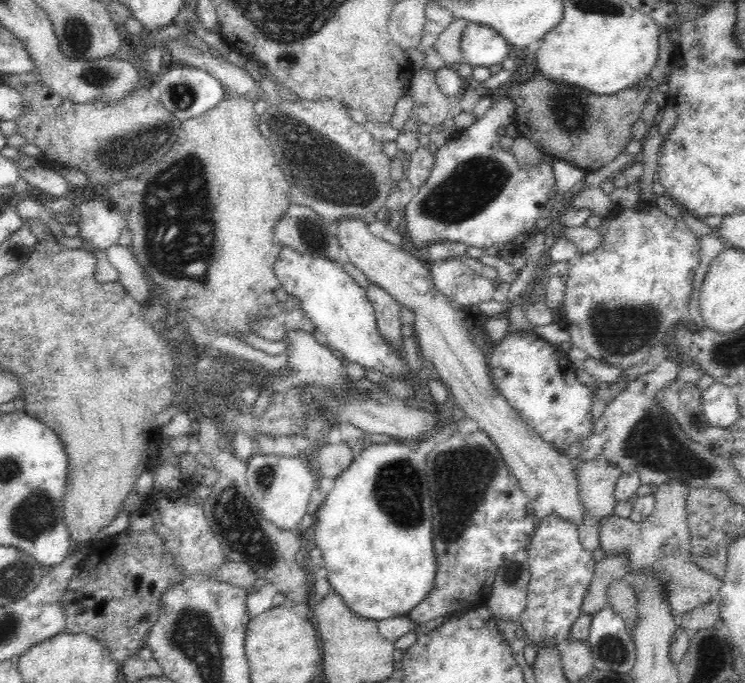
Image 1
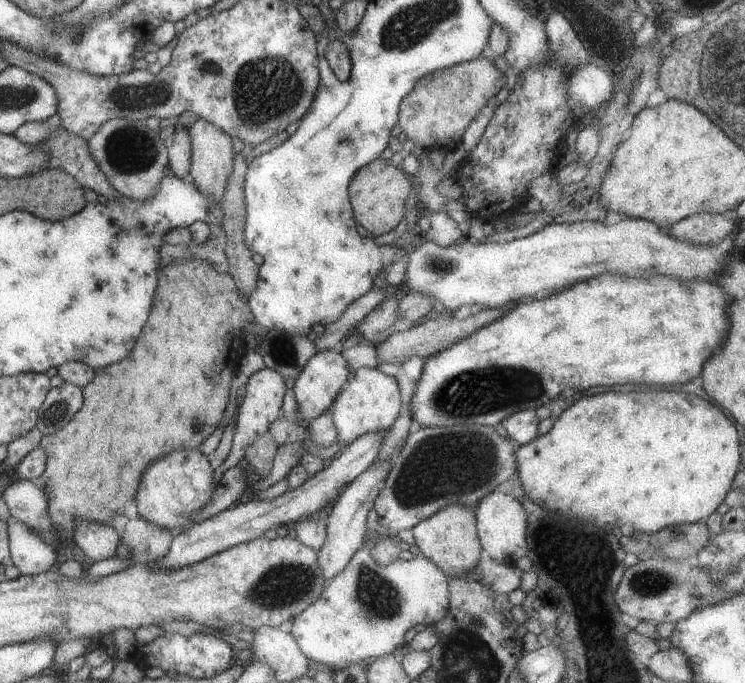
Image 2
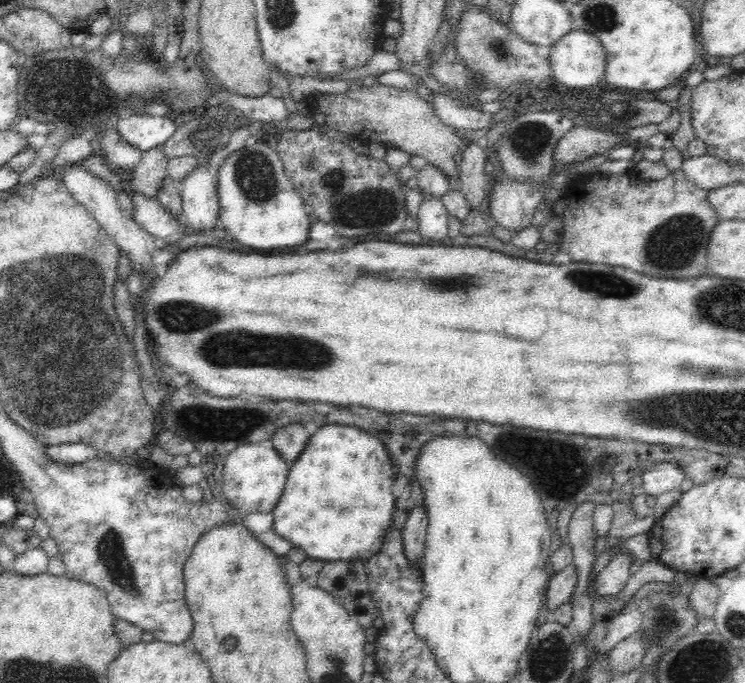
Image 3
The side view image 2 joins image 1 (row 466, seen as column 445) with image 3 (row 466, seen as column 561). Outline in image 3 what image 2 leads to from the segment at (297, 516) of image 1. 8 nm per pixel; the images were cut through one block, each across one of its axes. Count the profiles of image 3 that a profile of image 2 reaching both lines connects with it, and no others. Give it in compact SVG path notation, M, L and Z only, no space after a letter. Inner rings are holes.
M248 444L232 450L230 456L225 460L224 474L221 480L221 489L225 498L231 498L234 502L238 502L238 506L249 513L256 511L263 513L274 508L283 492L289 470L285 461L270 444L268 446L258 444L260 446Z

